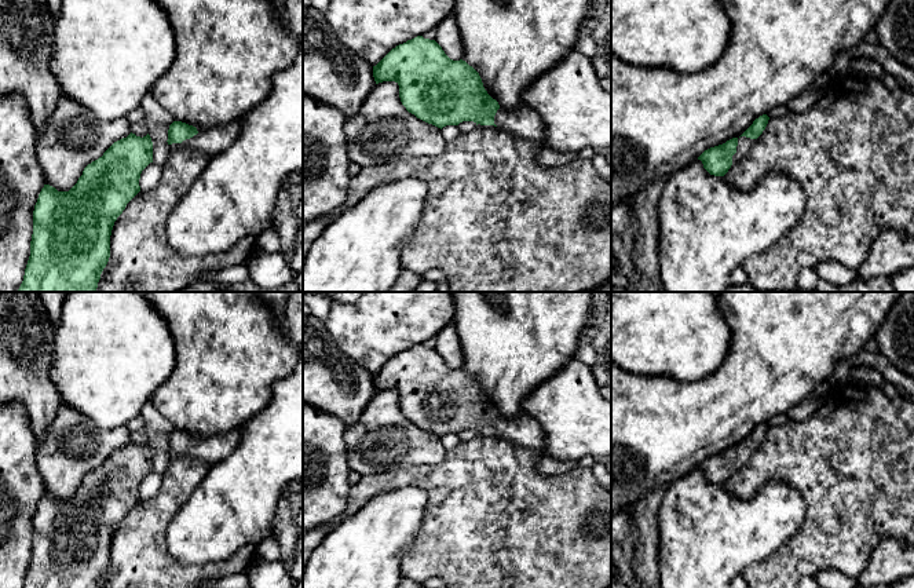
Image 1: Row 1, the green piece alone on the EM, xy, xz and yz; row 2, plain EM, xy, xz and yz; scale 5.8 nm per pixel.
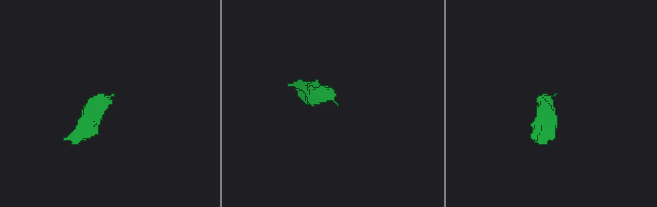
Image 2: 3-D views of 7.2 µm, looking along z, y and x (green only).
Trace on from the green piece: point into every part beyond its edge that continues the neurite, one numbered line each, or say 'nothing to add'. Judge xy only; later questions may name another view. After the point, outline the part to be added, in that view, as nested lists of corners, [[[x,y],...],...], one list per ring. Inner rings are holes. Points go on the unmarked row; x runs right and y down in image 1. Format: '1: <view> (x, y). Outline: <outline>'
1: xy (215, 449). Outline: [[[241,427],[230,432],[215,435],[205,442],[198,441],[182,450],[184,456],[205,461],[209,467],[224,460],[238,445]]]

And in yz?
1: yz (745, 452). Outline: [[[746,445],[738,446],[736,461],[732,464],[732,474],[739,467],[742,467],[745,463],[747,463],[753,453],[754,453],[754,448],[750,448],[750,446],[746,446]]]

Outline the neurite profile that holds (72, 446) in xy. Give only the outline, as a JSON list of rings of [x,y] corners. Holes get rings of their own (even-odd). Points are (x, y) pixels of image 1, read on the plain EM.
[[[62,402],[36,452],[45,493],[58,500],[69,500],[88,472],[129,442],[131,432],[99,428],[87,416]]]

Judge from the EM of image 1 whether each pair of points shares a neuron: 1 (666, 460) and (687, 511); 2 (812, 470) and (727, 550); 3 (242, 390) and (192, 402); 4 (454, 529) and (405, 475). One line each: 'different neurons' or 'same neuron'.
1: different neurons
2: different neurons
3: same neuron
4: same neuron

